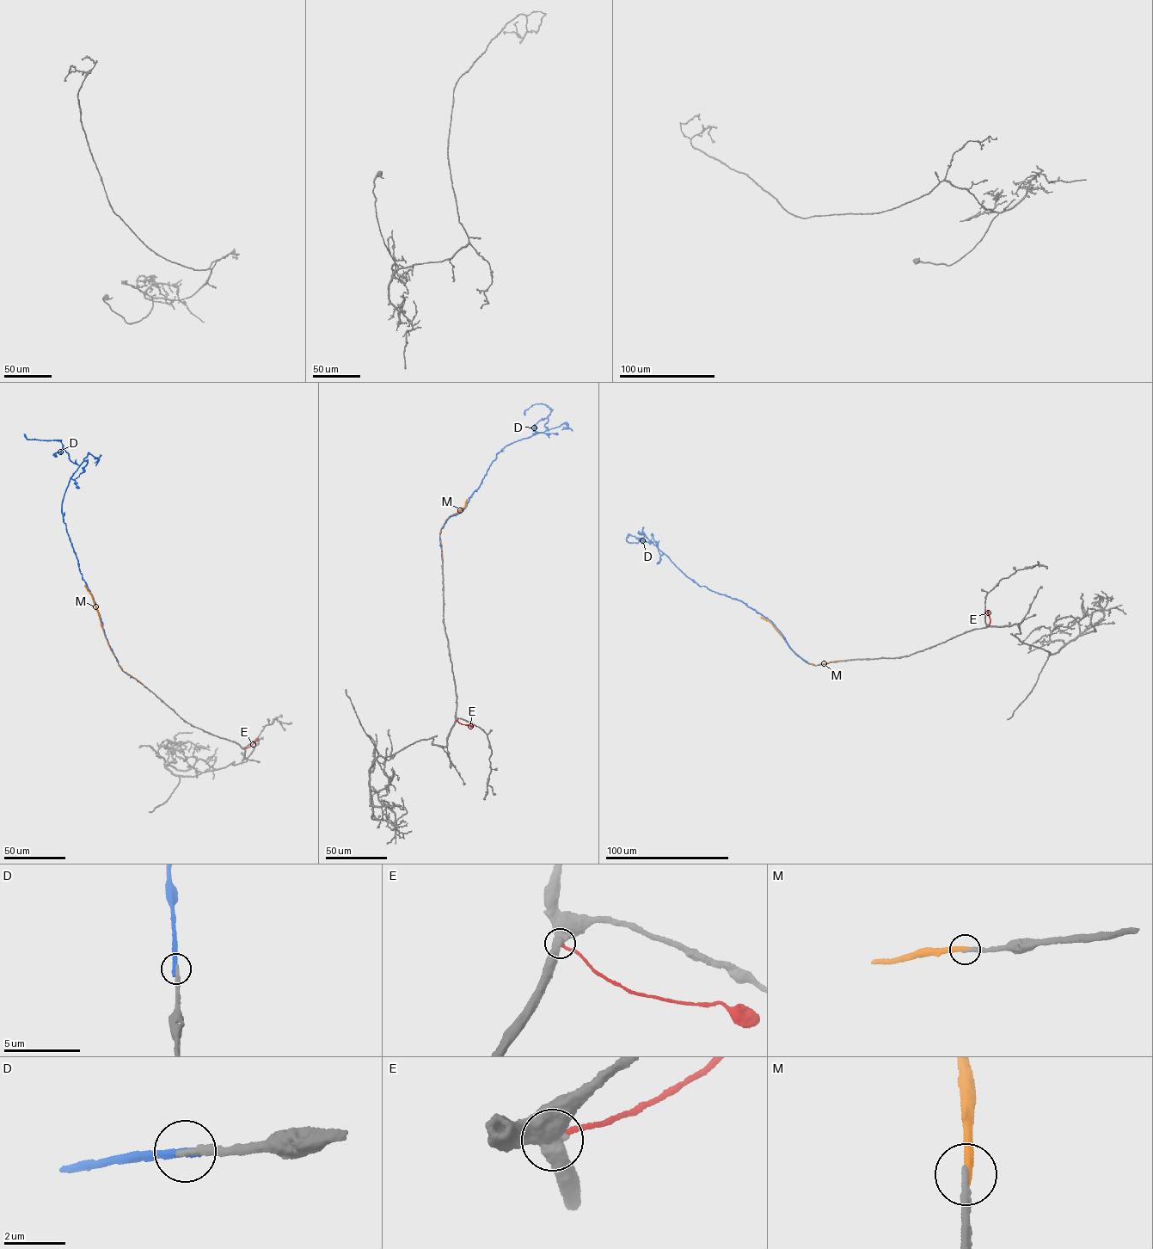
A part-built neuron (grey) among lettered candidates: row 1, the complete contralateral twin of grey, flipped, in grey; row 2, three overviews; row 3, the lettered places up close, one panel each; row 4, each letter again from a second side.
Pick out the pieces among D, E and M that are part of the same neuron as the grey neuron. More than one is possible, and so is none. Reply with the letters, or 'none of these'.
M

